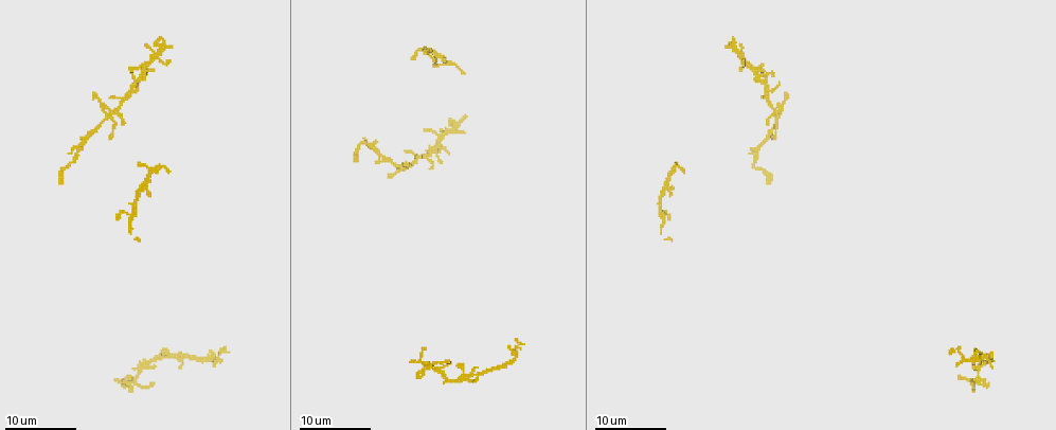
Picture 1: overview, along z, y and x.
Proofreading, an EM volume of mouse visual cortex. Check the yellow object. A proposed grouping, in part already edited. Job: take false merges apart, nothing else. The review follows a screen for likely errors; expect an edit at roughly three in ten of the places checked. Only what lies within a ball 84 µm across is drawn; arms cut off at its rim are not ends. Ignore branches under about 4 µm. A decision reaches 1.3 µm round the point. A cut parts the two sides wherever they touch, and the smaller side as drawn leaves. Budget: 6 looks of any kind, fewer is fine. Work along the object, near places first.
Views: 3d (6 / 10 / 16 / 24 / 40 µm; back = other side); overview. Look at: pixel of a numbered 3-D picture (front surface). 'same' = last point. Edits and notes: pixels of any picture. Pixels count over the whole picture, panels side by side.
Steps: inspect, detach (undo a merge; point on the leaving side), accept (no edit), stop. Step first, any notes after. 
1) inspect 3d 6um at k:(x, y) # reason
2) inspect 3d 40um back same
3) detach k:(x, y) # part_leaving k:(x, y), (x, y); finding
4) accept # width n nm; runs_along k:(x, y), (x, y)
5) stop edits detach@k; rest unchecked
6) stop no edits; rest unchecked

inspect 3d 24um at 1:(754, 149) # a fork

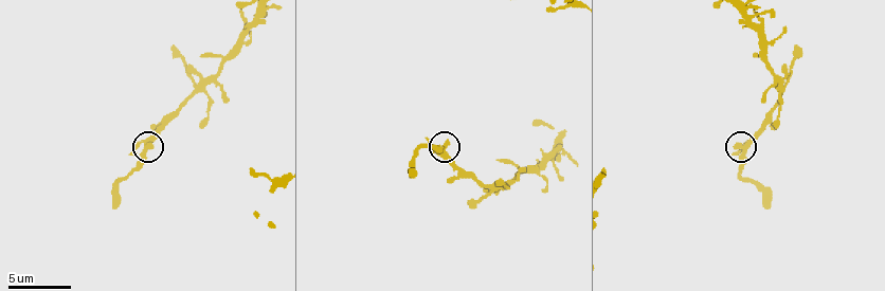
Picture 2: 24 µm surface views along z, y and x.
inspect 3d 6um at 2:(744, 146)

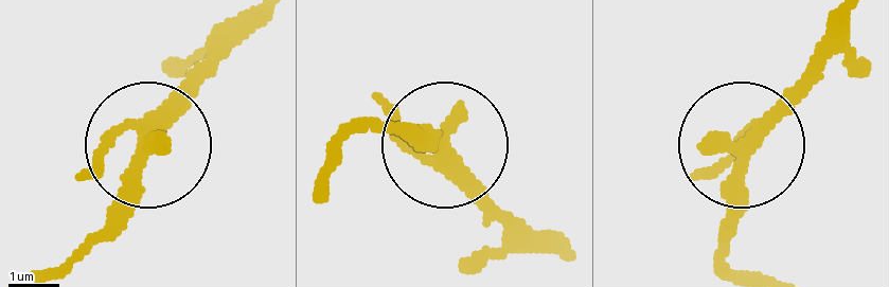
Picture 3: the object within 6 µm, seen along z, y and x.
accept # side_arm 24 um; runs_along 3:(738, 274), (725, 257), (733, 161), (834, 51); one cell here

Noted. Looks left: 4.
inspect 3d 6um at 2:(190, 94) # sudden change in width

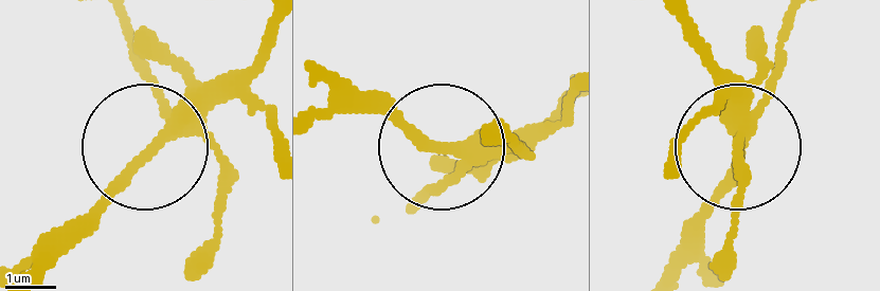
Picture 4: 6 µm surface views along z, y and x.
accept # width 270 nm; all the same cell

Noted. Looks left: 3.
inspect 3d 24um at 1:(123, 381) # calibre changes

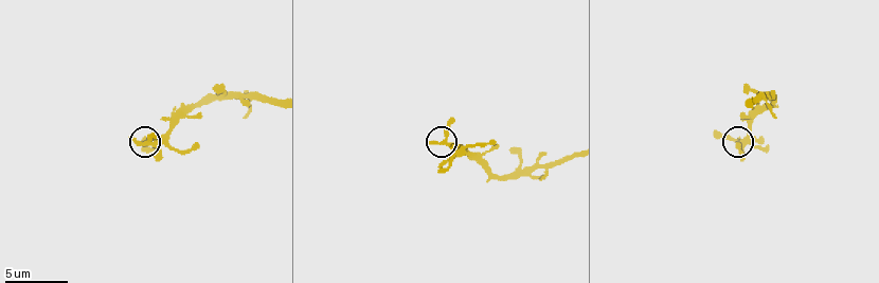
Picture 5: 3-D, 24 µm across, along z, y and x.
inspect 3d 6um at 5:(147, 142) # closer look

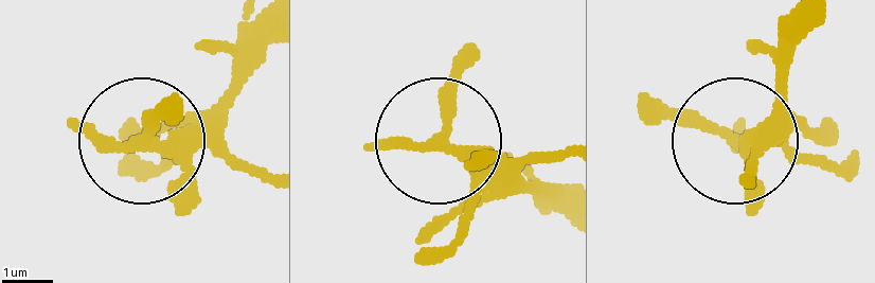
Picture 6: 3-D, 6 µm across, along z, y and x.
accept # one cell here

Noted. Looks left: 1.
stop no edits; rest unchecked

